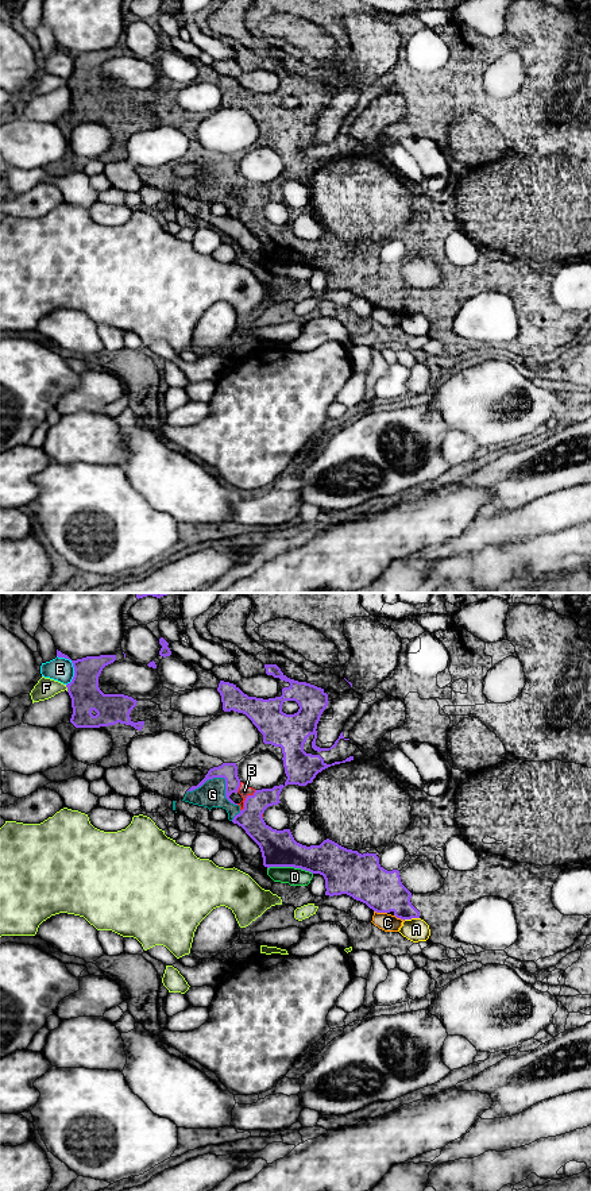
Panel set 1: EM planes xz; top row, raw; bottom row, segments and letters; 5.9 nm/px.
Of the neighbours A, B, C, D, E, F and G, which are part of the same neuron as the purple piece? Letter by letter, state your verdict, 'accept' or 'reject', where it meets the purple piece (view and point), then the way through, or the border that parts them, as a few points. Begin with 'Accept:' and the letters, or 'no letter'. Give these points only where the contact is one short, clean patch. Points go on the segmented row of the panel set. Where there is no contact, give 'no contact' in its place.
Accept: B, G
A: reject; meets purple in xz at (410, 918); border along xz (418, 917), (404, 921)
B: accept; meets purple in xz at (246, 800)
C: reject; meets purple in xz at (381, 912)
D: reject; meets purple in xz at (290, 866); border along xz (267, 867), (300, 867), (312, 874)
E: reject; meets purple in xz at (73, 666)
F: reject; meets purple in xz at (66, 686)
G: accept; meets purple in xz at (220, 777)

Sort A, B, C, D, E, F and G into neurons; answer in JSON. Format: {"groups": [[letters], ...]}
{"groups": [["A"], ["B", "G"], ["C"], ["D"], ["E"], ["F"]]}

